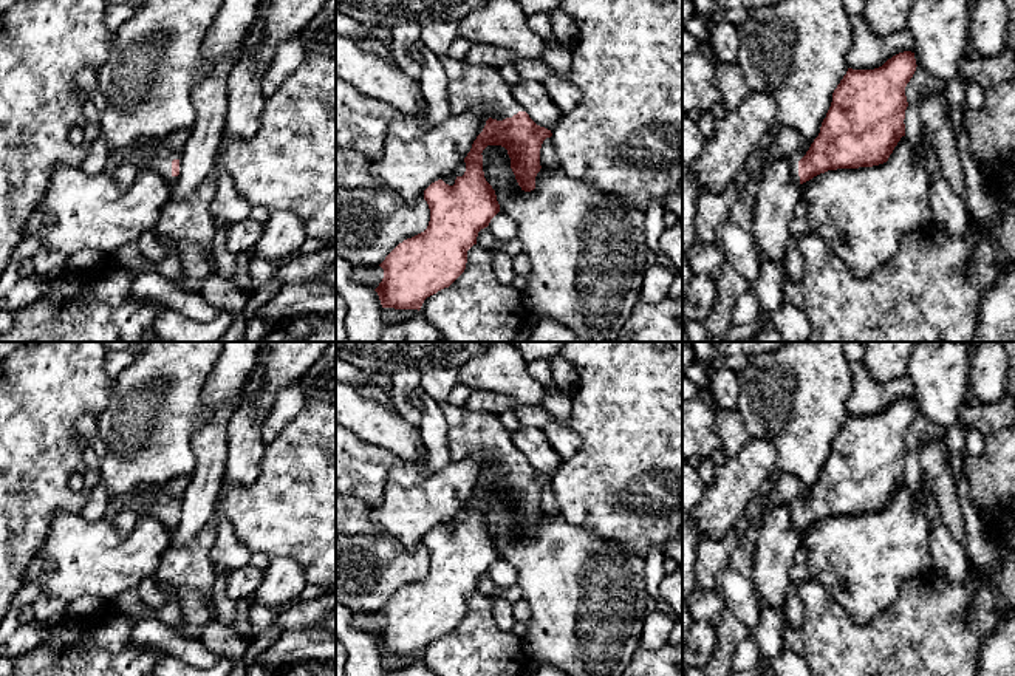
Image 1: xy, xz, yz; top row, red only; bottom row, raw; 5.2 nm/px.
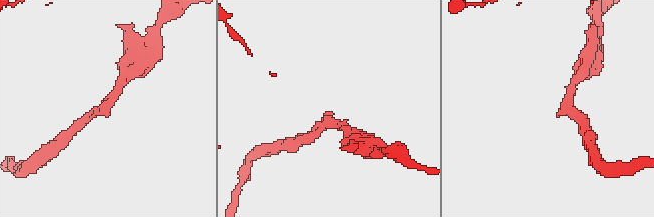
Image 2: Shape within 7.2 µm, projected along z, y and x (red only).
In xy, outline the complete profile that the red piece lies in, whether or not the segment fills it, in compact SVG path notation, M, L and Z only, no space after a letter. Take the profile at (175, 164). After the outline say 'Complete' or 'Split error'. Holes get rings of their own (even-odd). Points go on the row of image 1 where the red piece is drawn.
M162 144L155 147L150 155L127 149L108 156L104 173L111 175L119 164L133 162L138 167L156 172L169 184L173 184L179 175L179 159L179 152L169 150Z. Split error

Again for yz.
M904 51L874 70L848 68L809 150L789 155L792 181L887 162L905 136L905 87L916 67L914 53Z. Split error

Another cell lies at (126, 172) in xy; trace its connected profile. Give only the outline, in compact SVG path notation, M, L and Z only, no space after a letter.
M122 162L118 166L118 169L111 173L111 176L114 178L114 181L118 183L121 190L127 190L136 173L138 173L138 166L133 162Z

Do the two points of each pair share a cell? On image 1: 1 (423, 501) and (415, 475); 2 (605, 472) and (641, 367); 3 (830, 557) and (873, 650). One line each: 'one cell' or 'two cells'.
1: two cells
2: one cell
3: two cells

